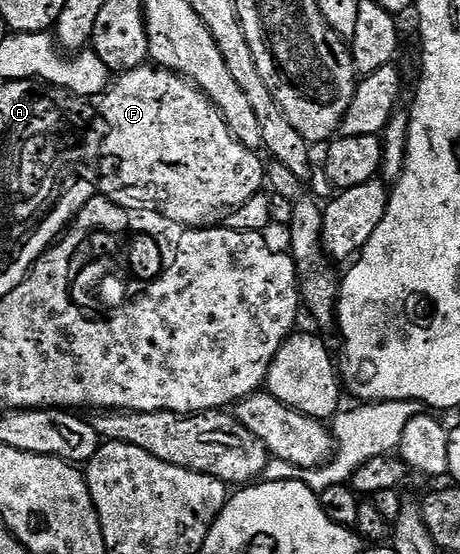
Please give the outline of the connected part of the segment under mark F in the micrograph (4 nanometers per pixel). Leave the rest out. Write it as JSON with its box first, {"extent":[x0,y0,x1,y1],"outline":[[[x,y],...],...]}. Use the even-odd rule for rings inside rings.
{"extent":[99,66,267,228],"outline":[[[142,66],[132,68],[130,72],[120,73],[110,83],[107,91],[100,97],[101,116],[105,119],[105,124],[109,129],[105,132],[105,177],[102,175],[99,180],[100,195],[106,196],[111,202],[115,202],[124,208],[131,210],[151,210],[160,212],[162,221],[173,224],[181,224],[185,228],[204,228],[218,223],[217,220],[226,210],[236,210],[244,206],[252,196],[258,195],[267,184],[267,164],[257,157],[258,153],[254,149],[243,146],[235,137],[233,131],[227,126],[220,110],[202,95],[201,89],[192,80],[186,80],[184,76],[169,72],[166,68],[156,66]]]}

